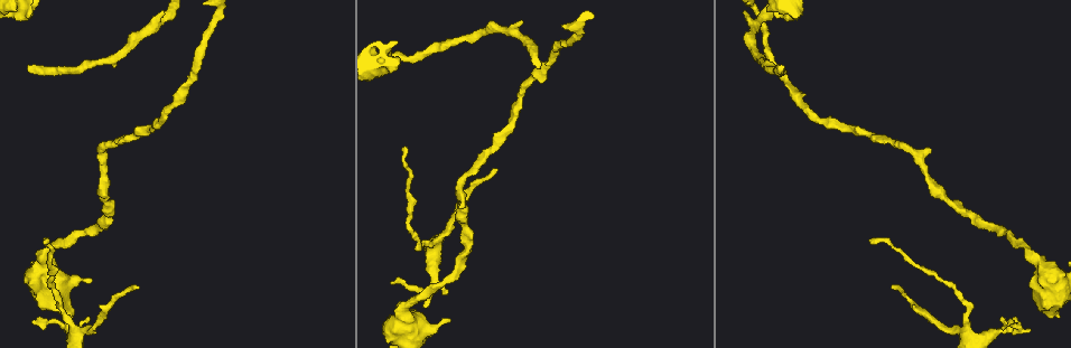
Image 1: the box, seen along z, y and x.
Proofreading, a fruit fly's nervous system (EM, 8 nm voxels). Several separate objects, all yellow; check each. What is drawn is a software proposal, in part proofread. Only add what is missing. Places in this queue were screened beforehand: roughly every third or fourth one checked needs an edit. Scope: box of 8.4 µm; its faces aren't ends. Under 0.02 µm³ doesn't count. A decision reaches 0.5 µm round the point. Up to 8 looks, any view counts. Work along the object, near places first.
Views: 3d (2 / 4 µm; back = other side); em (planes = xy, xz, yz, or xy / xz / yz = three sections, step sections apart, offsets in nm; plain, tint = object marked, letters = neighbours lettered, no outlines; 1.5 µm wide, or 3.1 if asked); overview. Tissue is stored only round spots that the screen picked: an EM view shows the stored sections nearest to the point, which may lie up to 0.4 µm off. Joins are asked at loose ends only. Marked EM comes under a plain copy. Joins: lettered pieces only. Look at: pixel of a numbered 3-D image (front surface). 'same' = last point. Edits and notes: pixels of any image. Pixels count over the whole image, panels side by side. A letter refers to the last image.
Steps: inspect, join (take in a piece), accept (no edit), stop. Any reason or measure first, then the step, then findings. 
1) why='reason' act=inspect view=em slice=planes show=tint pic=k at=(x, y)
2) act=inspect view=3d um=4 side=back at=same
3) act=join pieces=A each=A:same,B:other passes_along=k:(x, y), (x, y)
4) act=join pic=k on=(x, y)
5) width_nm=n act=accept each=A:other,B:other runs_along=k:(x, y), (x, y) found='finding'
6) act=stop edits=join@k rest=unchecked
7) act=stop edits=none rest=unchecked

why='free end' act=inspect view=3d um=2 pic=1 at=(91, 279)

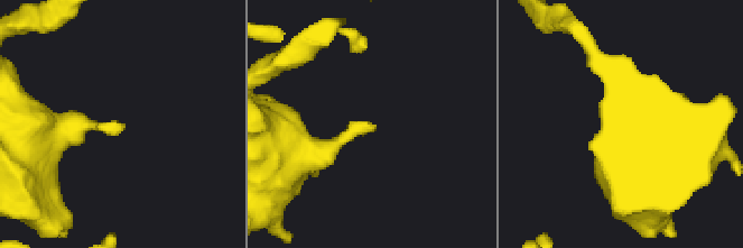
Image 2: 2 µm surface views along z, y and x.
why='now the EM' act=inspect view=em slice=planes show=tint pic=2 at=(118, 123)

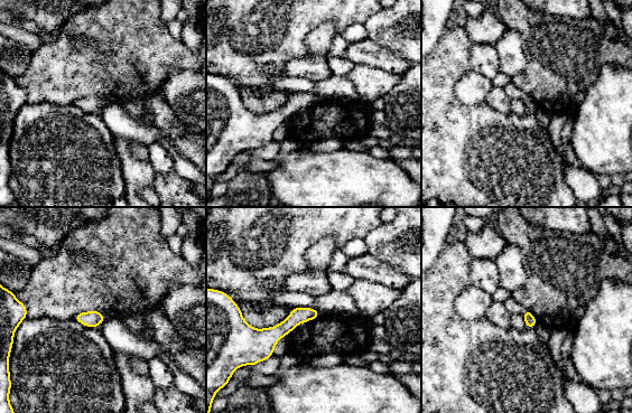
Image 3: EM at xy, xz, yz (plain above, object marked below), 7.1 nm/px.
why='see the neighbours' act=inspect view=em slice=planes show=letters at=same

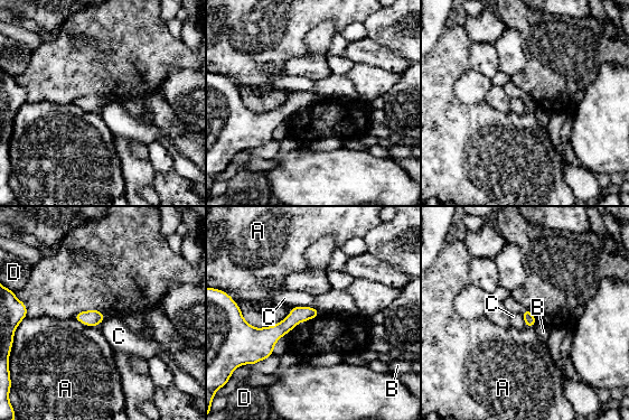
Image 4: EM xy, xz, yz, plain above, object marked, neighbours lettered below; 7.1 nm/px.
act=accept each=A:other,B:other,C:other,D:other runs_along=4:(315, 314), (274, 333), (249, 330) found='no lettered piece goes on from it'

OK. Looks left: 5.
why='thin end' act=inspect view=em slice=planes show=letters pic=1 at=(49, 239)

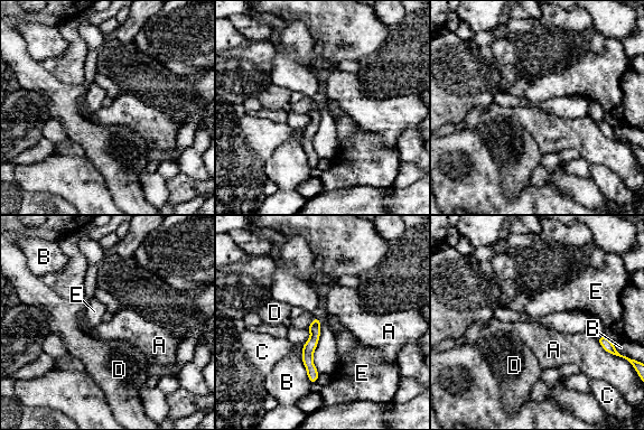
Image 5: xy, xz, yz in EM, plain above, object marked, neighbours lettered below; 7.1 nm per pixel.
act=accept each=A:other,B:other,C:other,D:other,E:other runs_along=5:(316, 320), (308, 348), (313, 380) found='no lettered piece goes on from it'

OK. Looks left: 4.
why='end of a long branch' act=inspect view=em slice=xy step=4 show=letters pic=1 at=(28, 66)

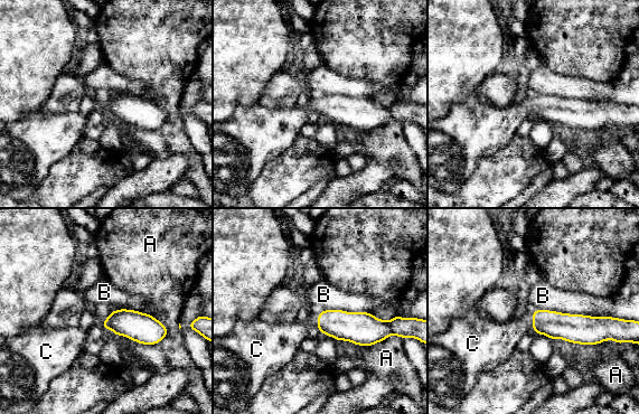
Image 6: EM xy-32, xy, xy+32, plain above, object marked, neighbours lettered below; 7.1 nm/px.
why='another direction' act=inspect view=em slice=planes show=letters at=same

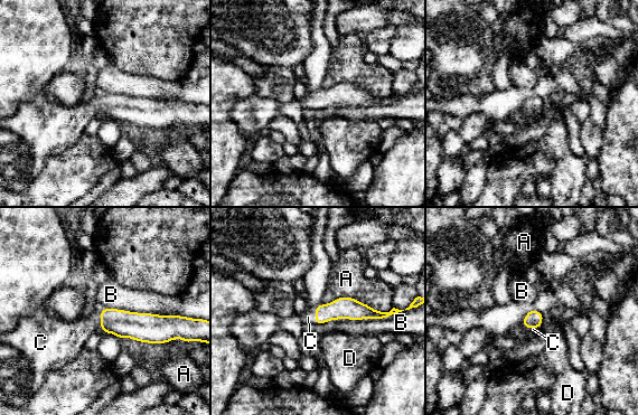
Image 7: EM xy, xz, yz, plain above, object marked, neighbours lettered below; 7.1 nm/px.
width_nm=120 act=join pieces=C each=A:other,B:other,C:same,D:other found='it goes on there'

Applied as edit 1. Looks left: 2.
act=stop edits=join@7 rest=unchecked

